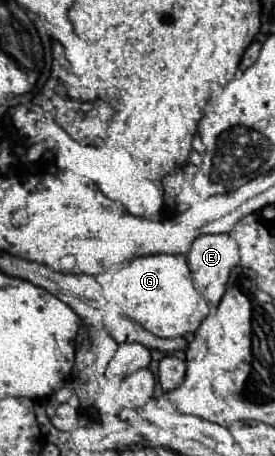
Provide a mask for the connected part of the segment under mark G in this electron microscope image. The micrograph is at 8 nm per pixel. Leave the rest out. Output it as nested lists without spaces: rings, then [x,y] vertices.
[[[181,254],[139,256],[122,267],[114,264],[93,278],[99,284],[99,292],[109,312],[115,314],[119,307],[125,316],[161,338],[179,338],[195,332],[209,314],[209,304],[197,292],[187,260]]]

